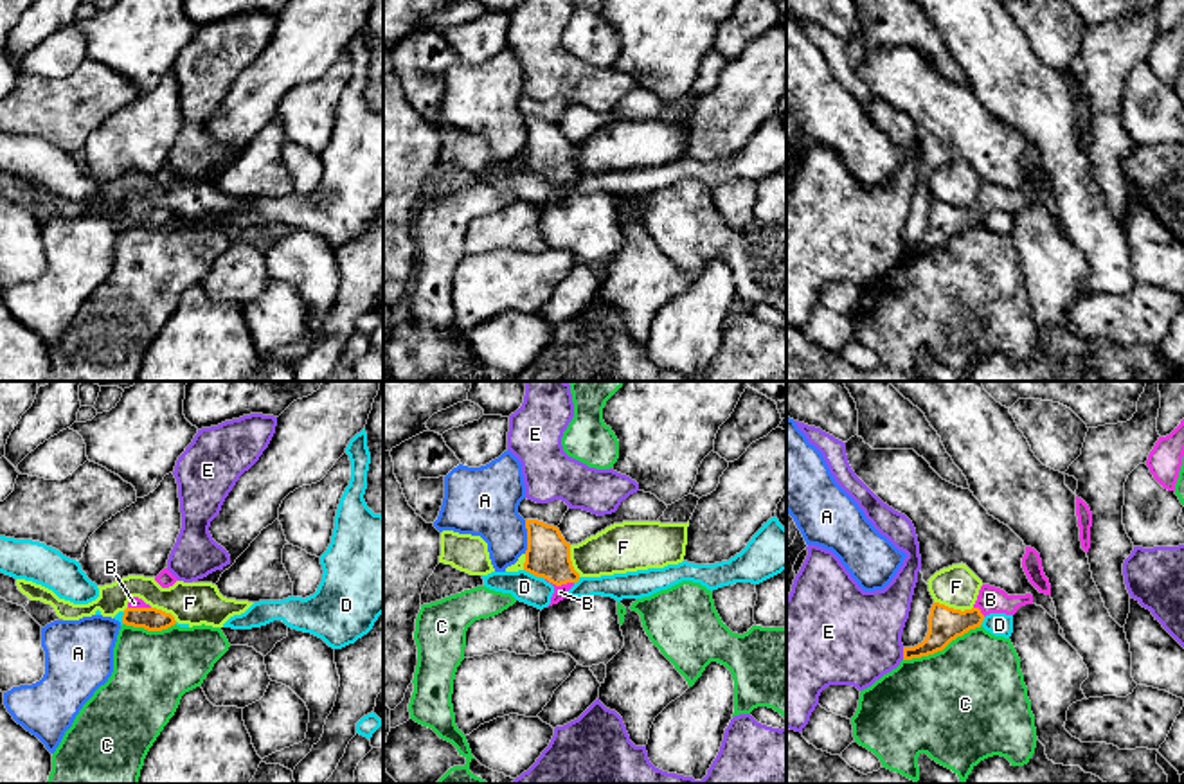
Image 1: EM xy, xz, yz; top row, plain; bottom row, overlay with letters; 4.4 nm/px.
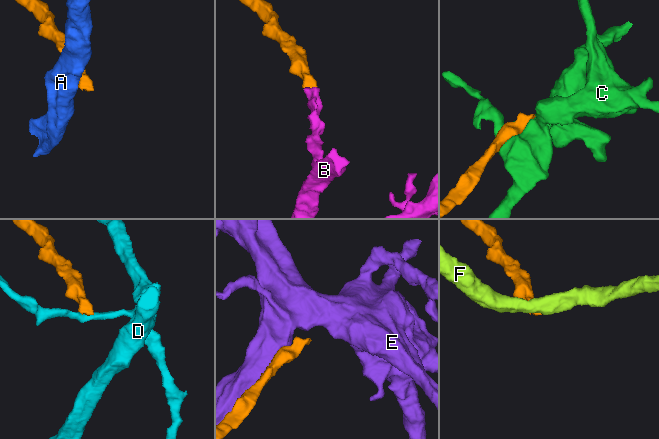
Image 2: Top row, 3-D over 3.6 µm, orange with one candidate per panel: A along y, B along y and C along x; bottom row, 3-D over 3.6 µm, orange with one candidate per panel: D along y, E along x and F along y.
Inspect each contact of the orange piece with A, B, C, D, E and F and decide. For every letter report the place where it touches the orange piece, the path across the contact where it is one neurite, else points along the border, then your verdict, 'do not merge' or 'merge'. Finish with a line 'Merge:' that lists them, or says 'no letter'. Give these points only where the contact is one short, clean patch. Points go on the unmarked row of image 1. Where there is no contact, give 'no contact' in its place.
A: meets orange in xz at (528, 133); do not merge
B: meets orange in xz at (560, 182); runs through xz (547, 151), (560, 169), (560, 182), (560, 189); merge
C: meets orange in yz at (941, 247); do not merge
D: meets orange in xz at (535, 171); border along xz (524, 166), (544, 177); do not merge
E: meets orange in yz at (904, 250); do not merge
F: meets orange in yz at (952, 205); border along yz (934, 198), (961, 207), (972, 205); do not merge
Merge: B

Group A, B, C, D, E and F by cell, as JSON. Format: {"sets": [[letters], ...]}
{"sets": [["A"], ["B"], ["C"], ["D"], ["E"], ["F"]]}

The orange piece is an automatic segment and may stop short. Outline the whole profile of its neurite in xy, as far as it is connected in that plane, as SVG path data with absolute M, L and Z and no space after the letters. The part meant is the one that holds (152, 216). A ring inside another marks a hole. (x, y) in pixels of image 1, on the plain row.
M133 194L122 212L122 221L144 225L148 228L162 228L176 221L171 210L151 205L142 196Z

